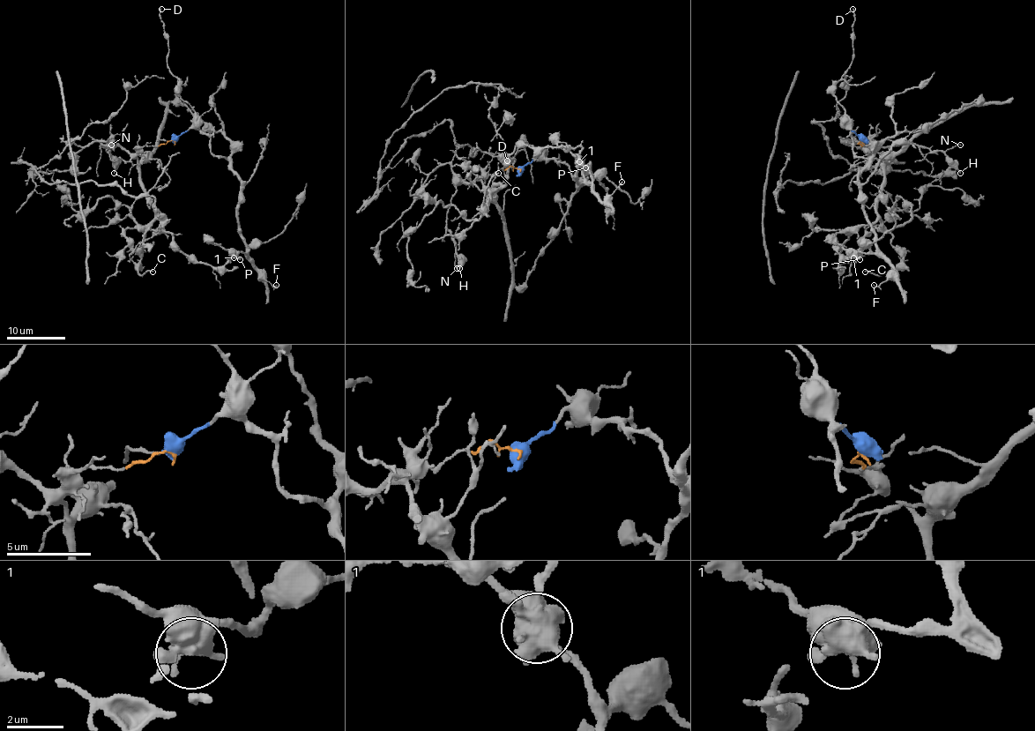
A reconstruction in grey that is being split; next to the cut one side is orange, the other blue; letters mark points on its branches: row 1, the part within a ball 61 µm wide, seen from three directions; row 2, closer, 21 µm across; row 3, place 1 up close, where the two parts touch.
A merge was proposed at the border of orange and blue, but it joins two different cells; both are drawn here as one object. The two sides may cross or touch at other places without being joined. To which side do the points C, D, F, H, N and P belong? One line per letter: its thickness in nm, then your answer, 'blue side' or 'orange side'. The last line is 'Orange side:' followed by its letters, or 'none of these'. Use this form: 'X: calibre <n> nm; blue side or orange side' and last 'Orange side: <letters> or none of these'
C: calibre 180 nm; orange side
D: calibre 180 nm; blue side
F: calibre 130 nm; blue side
H: calibre 170 nm; orange side
N: calibre 140 nm; orange side
P: calibre 300 nm; orange side
Orange side: C, H, N, P

